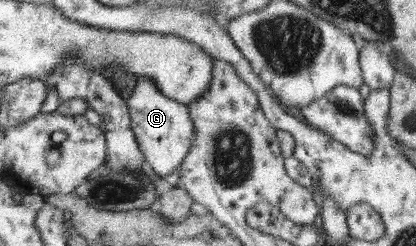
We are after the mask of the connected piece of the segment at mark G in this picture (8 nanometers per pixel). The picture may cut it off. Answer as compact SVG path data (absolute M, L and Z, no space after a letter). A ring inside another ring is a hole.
M151 76L137 77L136 86L127 100L132 128L150 167L161 177L179 171L196 141L196 125L188 104L166 96Z

